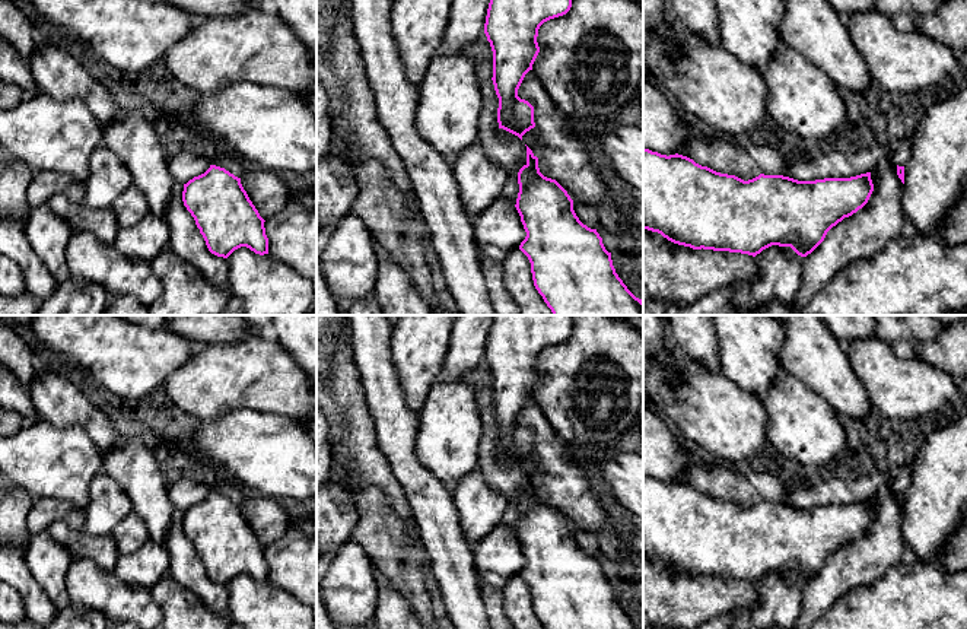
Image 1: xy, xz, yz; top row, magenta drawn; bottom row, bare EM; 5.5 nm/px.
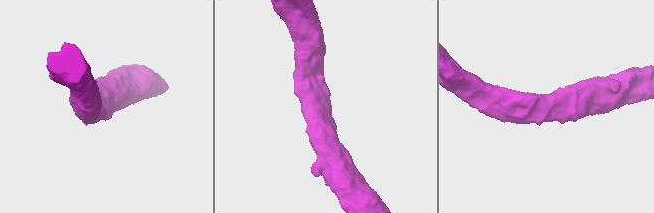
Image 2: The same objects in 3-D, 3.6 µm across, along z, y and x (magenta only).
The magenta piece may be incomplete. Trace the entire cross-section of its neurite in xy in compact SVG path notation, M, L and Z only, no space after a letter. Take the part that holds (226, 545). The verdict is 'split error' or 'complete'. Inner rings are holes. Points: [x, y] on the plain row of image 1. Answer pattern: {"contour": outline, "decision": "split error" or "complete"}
{"contour": "M210 492L204 501L184 511L182 528L194 544L211 581L228 585L241 574L246 574L260 582L268 581L268 565L264 555L265 547L249 527L241 511L241 505L225 495Z", "decision": "complete"}

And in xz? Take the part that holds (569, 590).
{"contour": "M527 473L527 490L518 499L516 537L527 559L519 576L531 590L534 613L544 629L642 629L615 600L611 579L597 556L583 552L567 518L538 495L538 485Z", "decision": "complete"}

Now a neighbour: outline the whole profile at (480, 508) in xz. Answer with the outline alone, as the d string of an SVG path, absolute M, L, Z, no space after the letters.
M478 468L452 487L452 498L459 525L471 546L500 524L508 506L506 498L487 483Z

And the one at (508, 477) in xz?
M492 404L481 412L481 423L484 432L478 445L478 470L486 476L487 483L508 501L500 522L516 531L519 520L518 499L527 492L527 473L518 463L499 454L499 425Z

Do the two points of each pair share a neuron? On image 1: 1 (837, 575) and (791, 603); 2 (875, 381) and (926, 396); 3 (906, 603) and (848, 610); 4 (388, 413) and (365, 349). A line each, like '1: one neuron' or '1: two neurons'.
1: two neurons
2: one neuron
3: one neuron
4: one neuron

